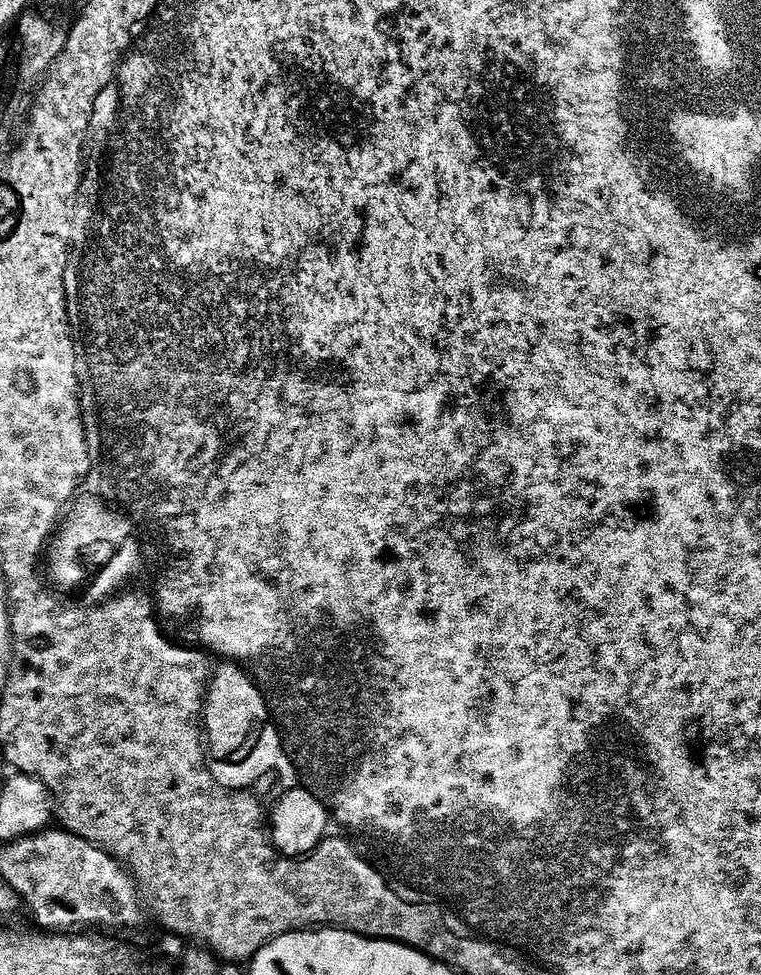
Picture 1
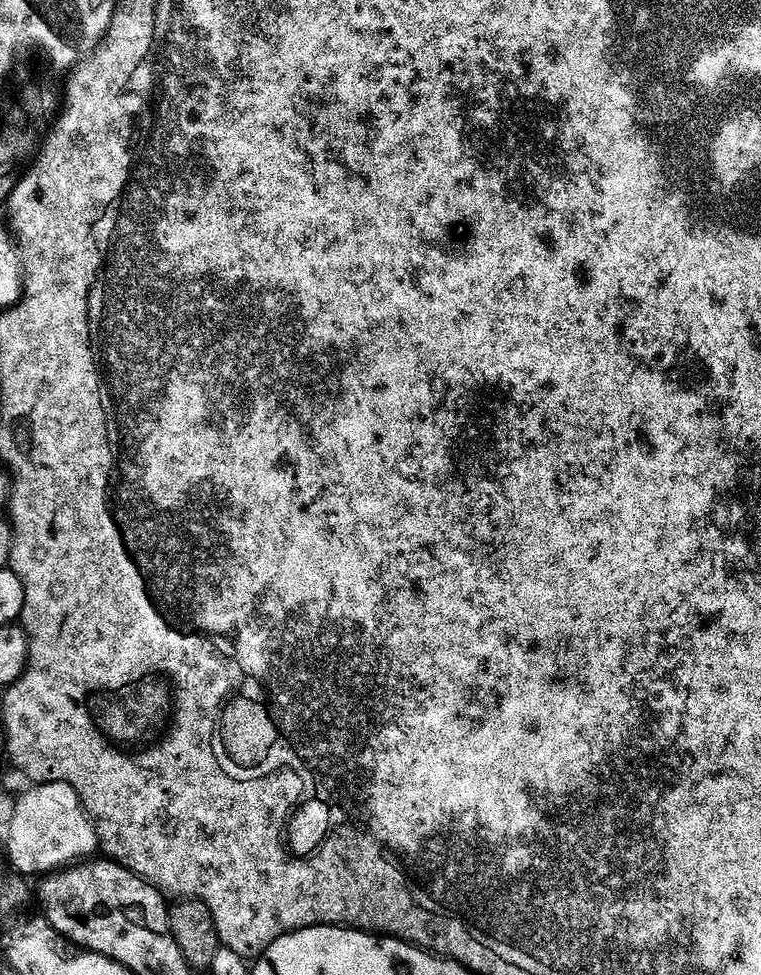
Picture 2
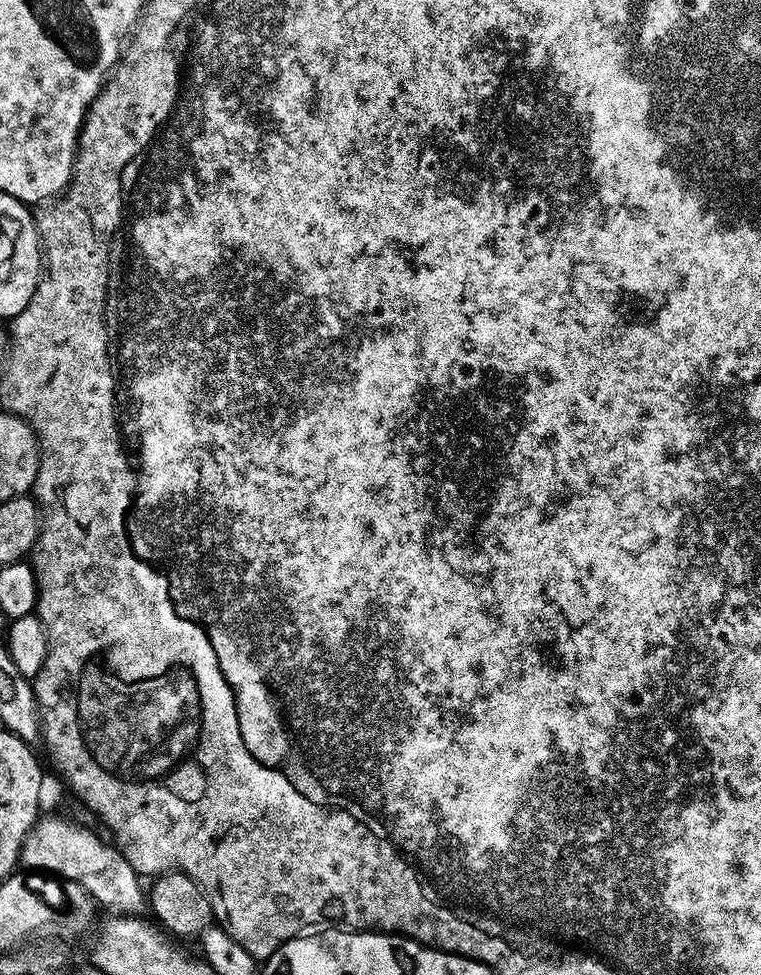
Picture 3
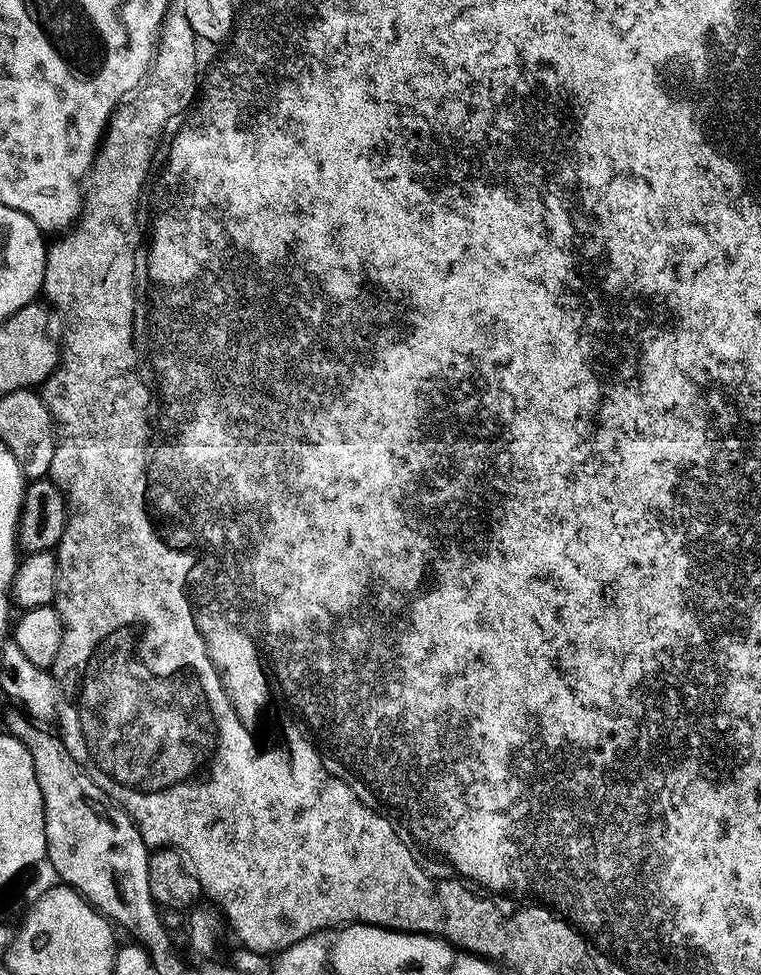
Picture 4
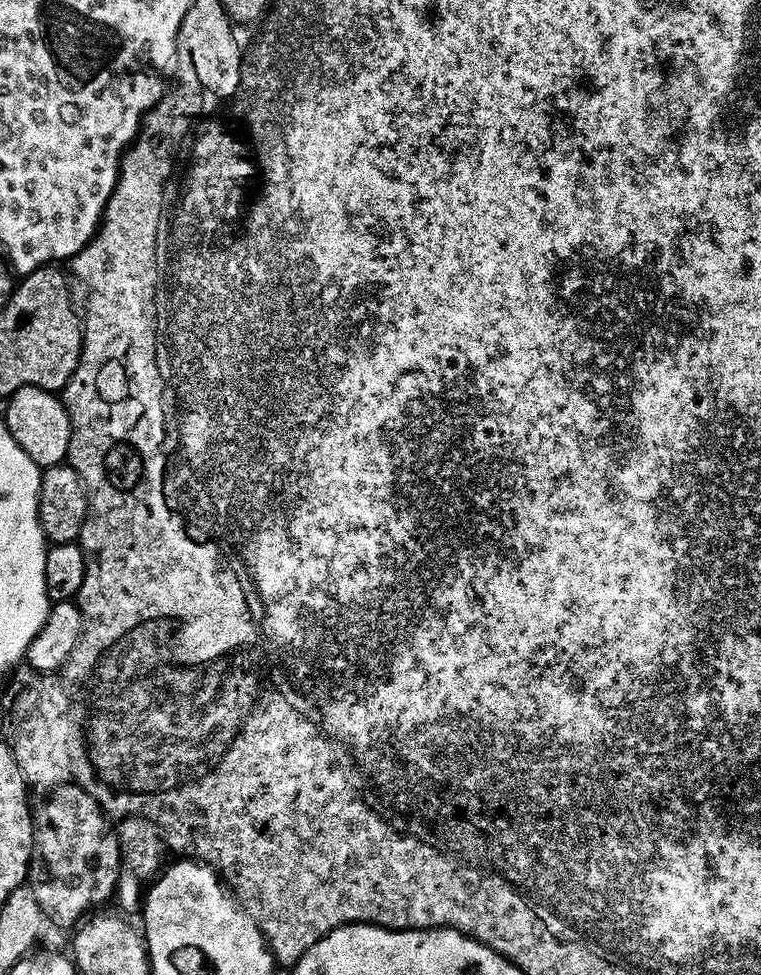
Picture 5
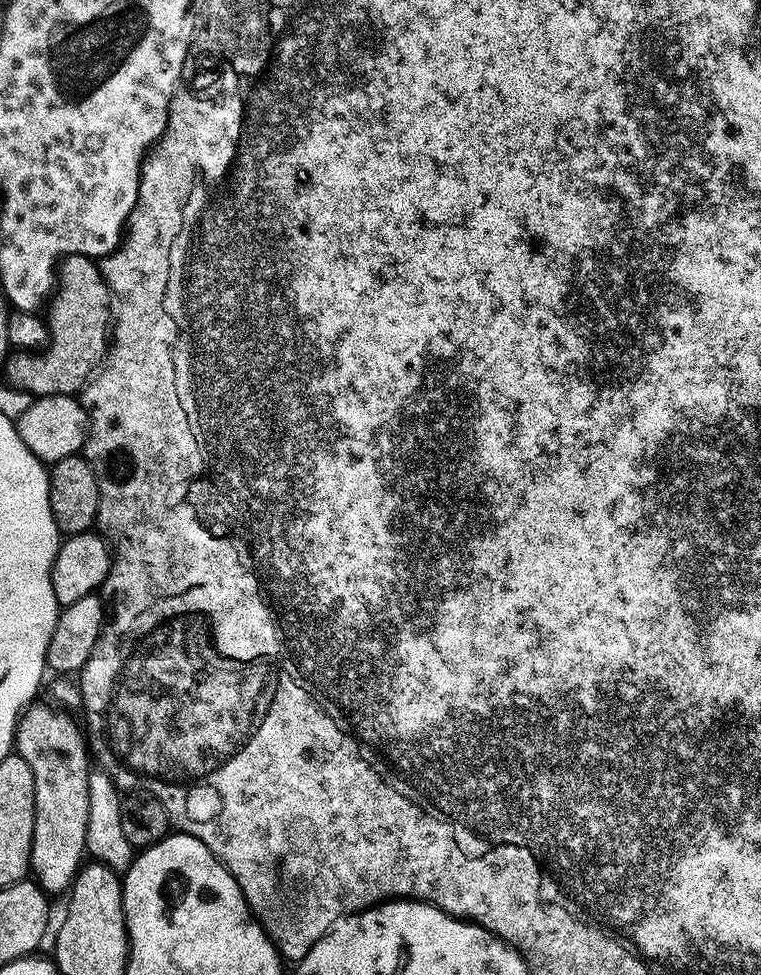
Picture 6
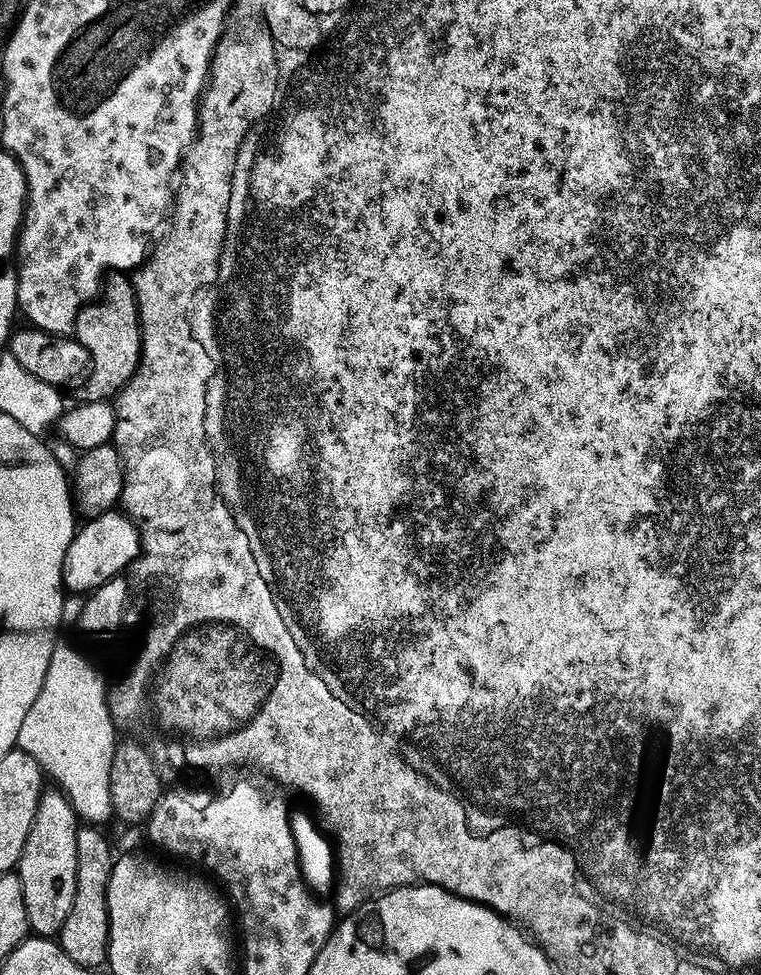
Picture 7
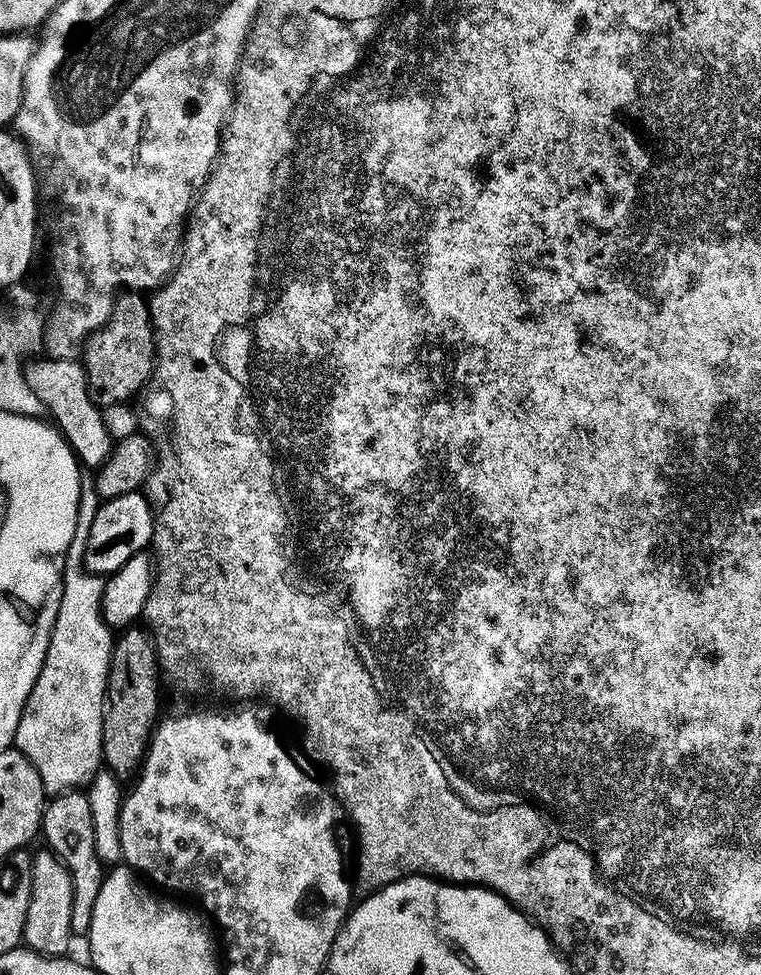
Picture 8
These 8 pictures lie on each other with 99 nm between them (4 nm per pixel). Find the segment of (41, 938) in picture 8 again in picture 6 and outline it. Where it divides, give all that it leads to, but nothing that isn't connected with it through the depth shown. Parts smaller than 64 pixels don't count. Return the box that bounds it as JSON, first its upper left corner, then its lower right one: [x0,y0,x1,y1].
[16,709,93,896]

